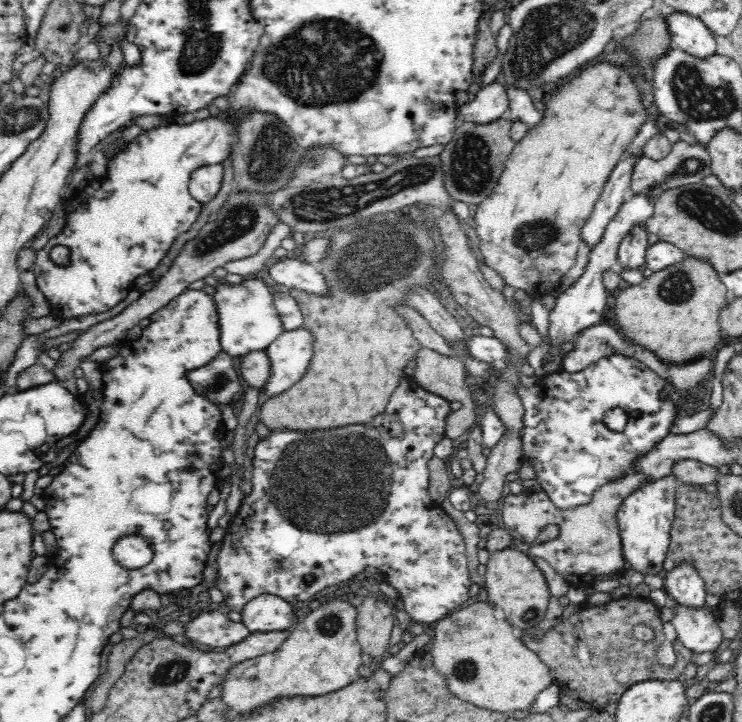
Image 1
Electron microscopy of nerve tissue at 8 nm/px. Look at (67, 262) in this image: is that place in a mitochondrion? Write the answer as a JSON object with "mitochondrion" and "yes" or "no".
{"mitochondrion":"no"}

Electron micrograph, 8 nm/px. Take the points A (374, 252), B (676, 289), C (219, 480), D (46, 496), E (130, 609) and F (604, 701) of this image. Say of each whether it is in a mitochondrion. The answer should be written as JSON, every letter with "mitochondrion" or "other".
{"A":"mitochondrion","B":"mitochondrion","C":"other","D":"other","E":"other","F":"other"}

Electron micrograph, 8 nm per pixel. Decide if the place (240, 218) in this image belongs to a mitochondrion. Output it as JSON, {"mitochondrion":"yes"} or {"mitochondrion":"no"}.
{"mitochondrion":"yes"}

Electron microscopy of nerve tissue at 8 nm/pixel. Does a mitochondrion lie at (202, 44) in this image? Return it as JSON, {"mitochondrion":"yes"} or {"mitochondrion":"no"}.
{"mitochondrion":"yes"}

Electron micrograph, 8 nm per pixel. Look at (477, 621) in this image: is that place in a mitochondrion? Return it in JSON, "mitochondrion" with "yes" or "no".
{"mitochondrion":"no"}

